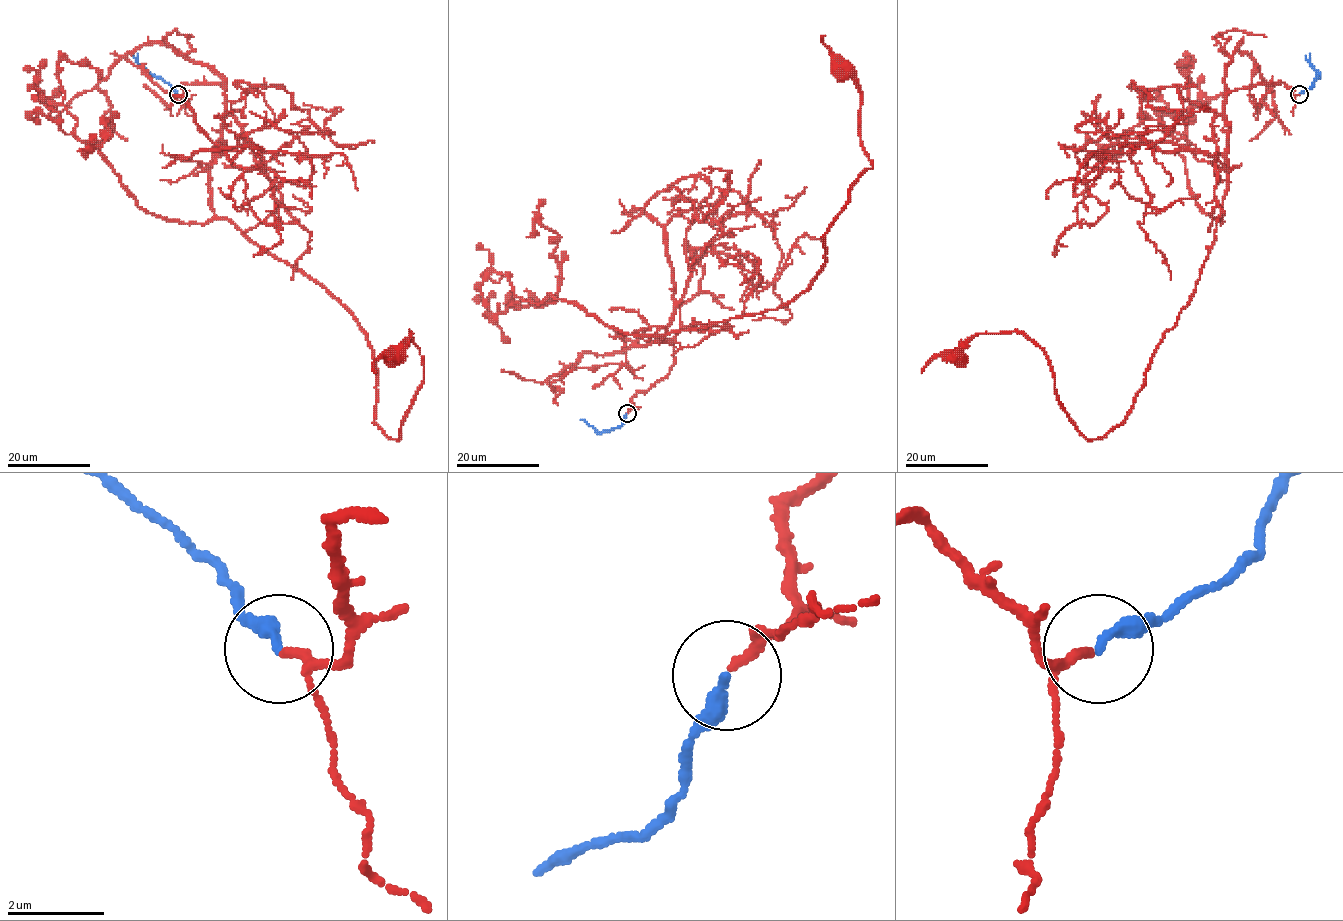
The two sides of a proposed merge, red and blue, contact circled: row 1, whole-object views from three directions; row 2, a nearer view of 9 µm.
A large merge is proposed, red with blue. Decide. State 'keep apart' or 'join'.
join

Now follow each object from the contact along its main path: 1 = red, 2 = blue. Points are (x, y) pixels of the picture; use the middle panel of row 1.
1: (626, 413), (674, 362), (660, 337), (775, 310), (820, 272), (829, 227), (872, 168), (861, 89), (842, 72)
2: (626, 413), (619, 426), (604, 432), (597, 432), (581, 419)

